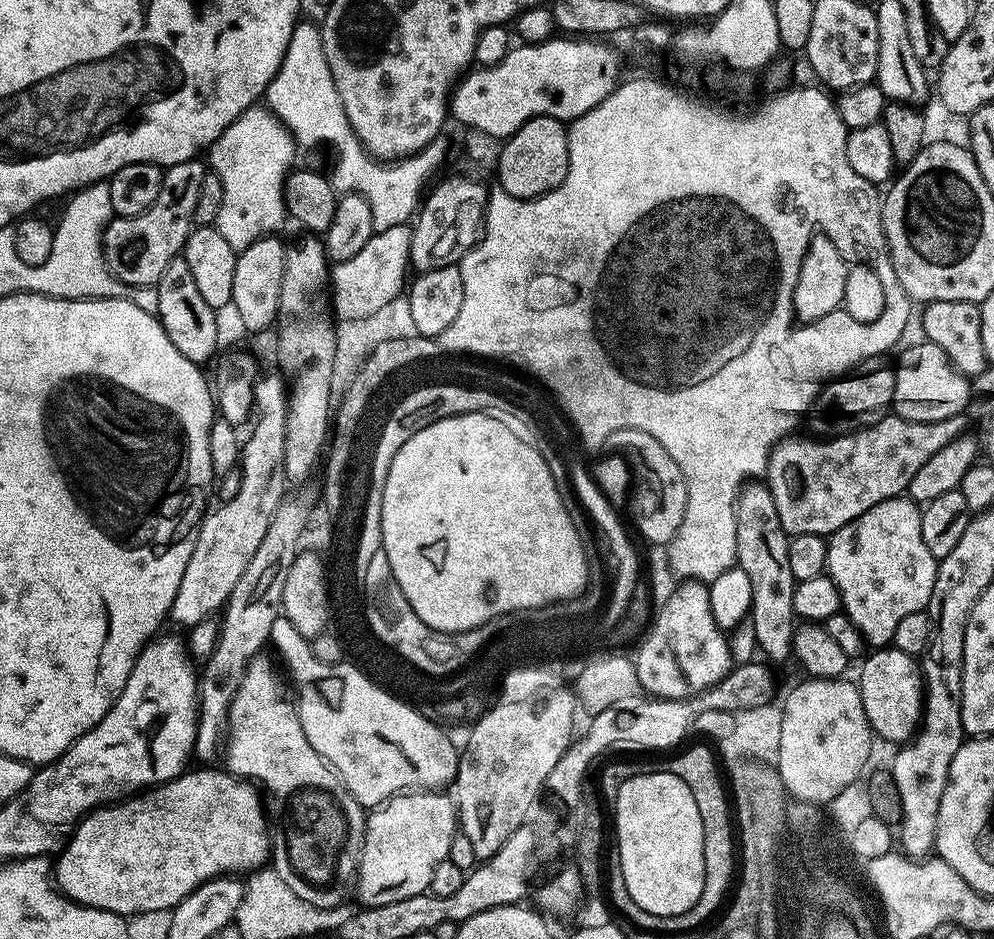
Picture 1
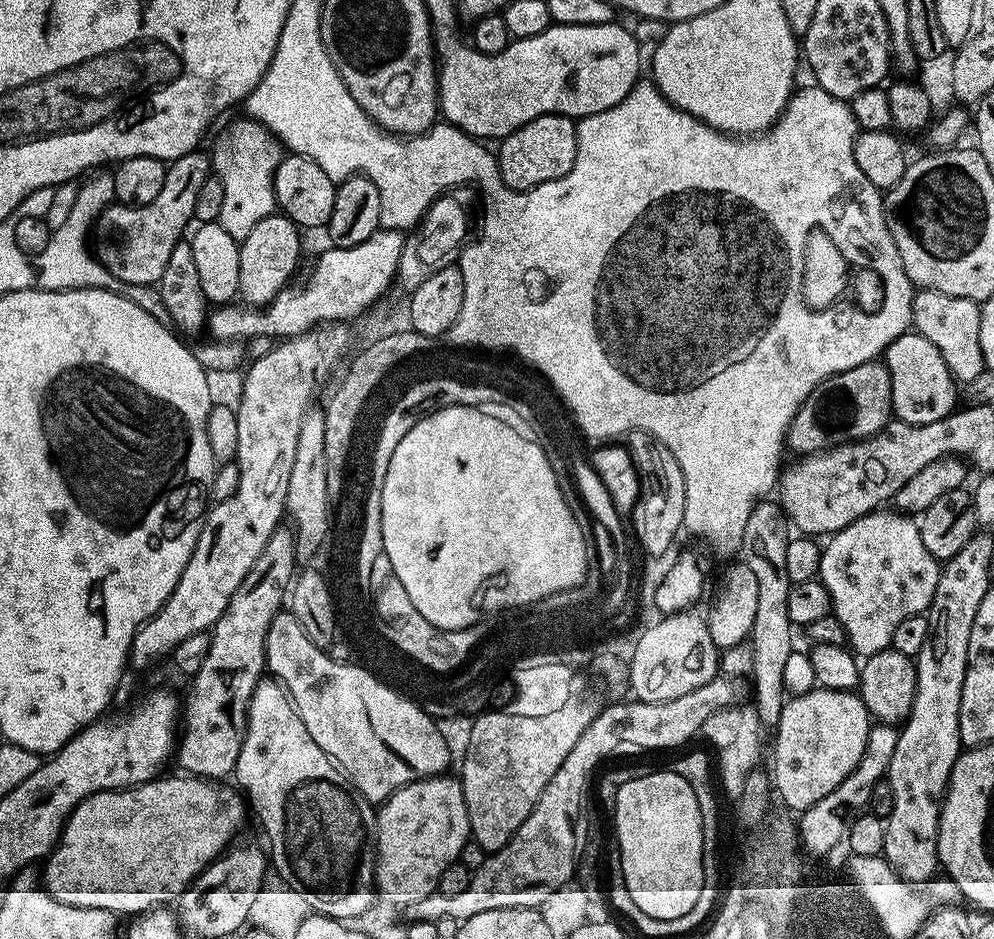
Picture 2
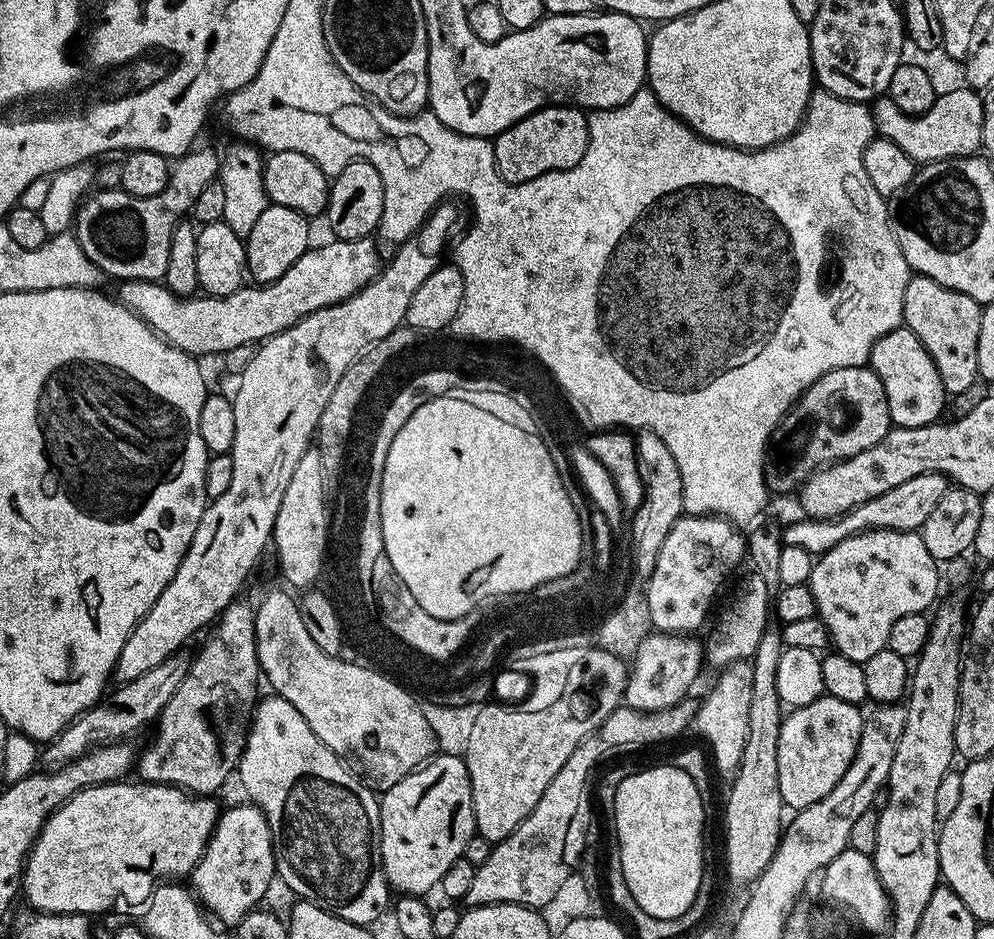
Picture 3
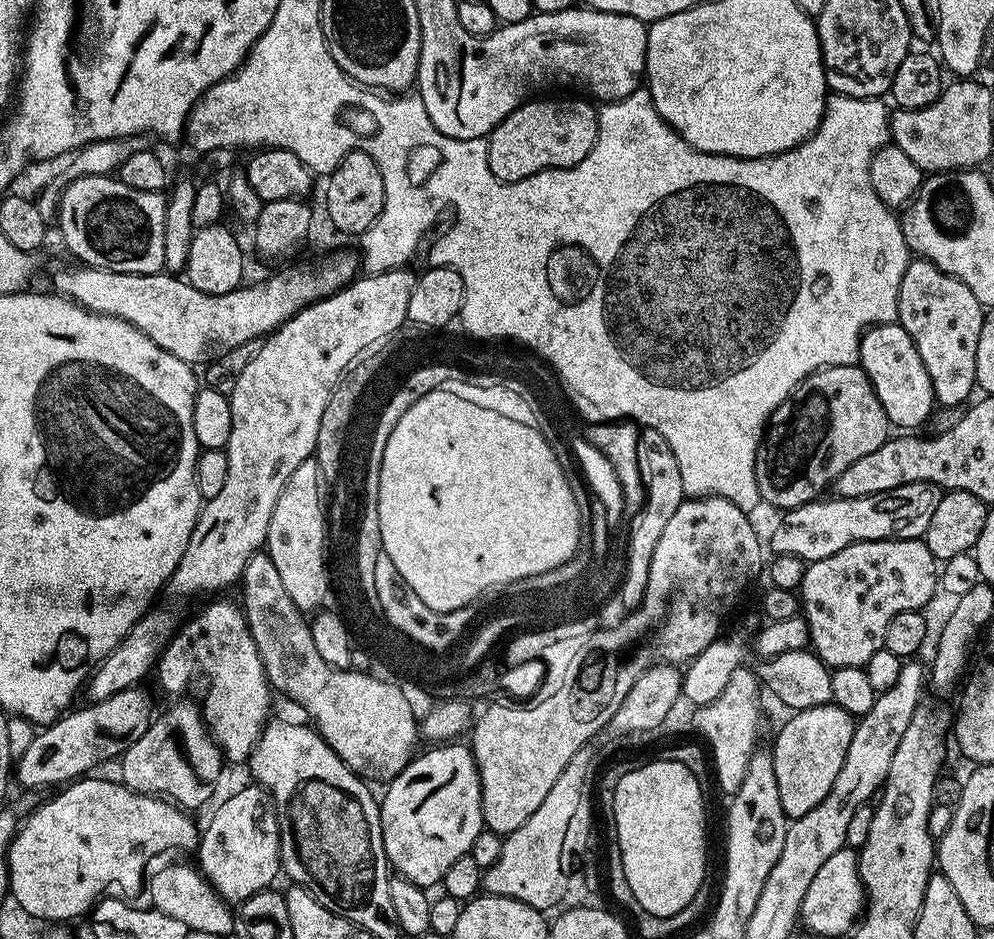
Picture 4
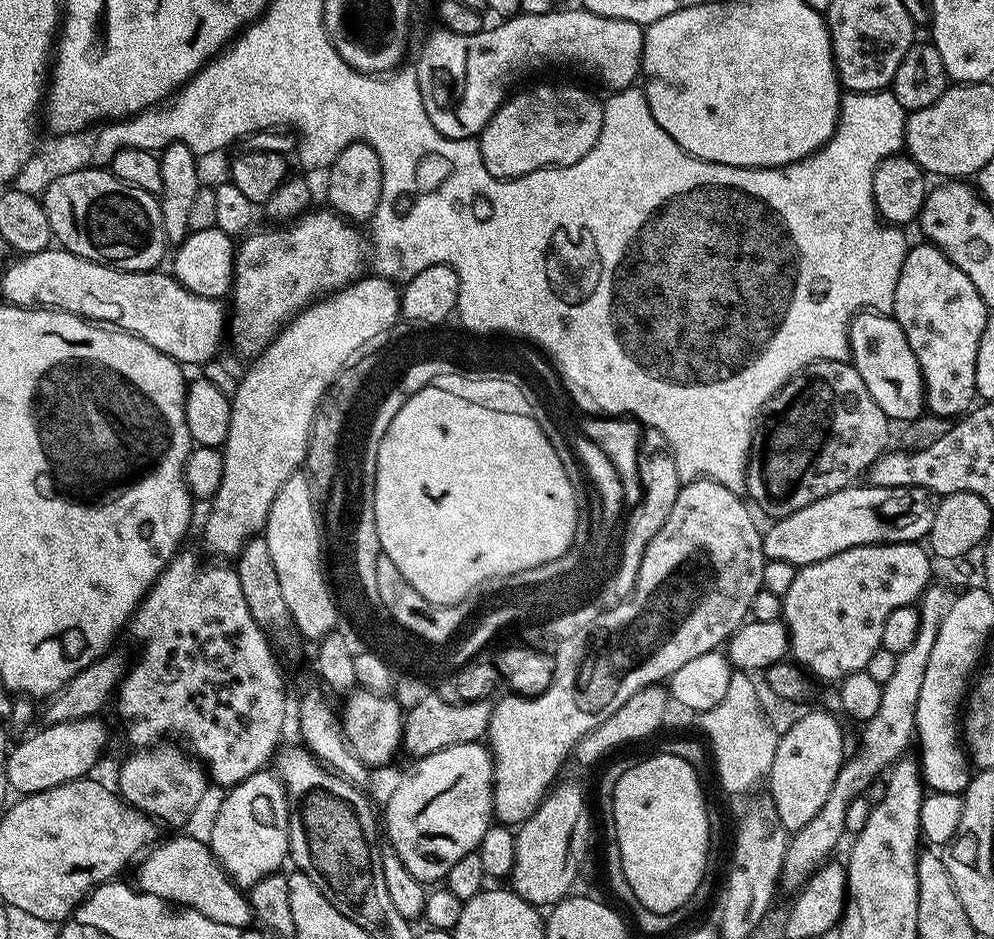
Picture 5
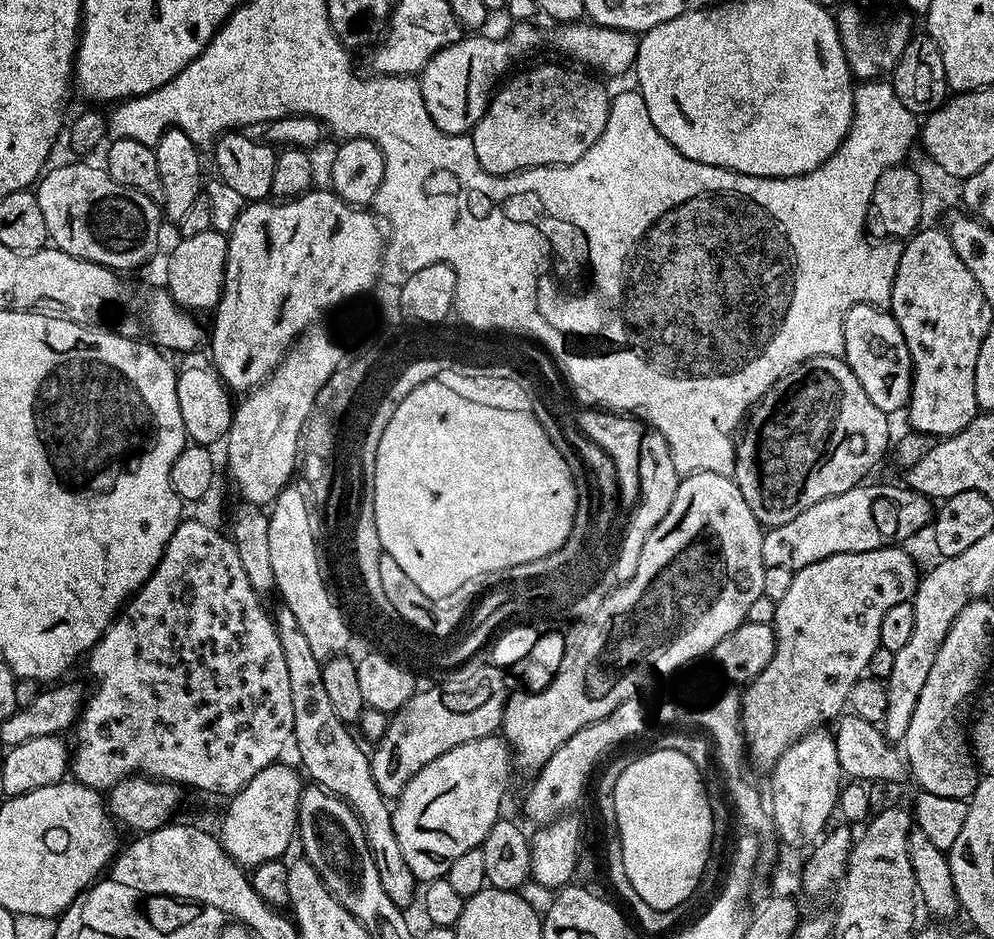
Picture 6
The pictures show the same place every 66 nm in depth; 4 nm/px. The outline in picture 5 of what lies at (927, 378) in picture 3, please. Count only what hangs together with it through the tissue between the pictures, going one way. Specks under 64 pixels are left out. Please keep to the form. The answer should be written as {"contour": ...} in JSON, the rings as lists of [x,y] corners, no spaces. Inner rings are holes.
{"contour":[[[875,310],[857,312],[848,325],[848,346],[852,367],[862,374],[862,382],[866,382],[870,398],[878,402],[889,421],[909,422],[922,415],[926,408],[924,379],[918,358],[914,358],[914,350],[910,350],[910,342],[906,342],[906,334],[902,334],[902,326],[898,326],[895,318]]]}

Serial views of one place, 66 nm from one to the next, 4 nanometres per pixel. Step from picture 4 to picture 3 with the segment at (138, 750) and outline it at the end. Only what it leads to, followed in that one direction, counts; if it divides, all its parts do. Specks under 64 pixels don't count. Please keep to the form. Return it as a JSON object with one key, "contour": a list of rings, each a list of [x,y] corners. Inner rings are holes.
{"contour":[[[244,598],[237,599],[218,617],[214,624],[214,629],[215,628],[216,633],[205,642],[204,649],[198,654],[195,653],[186,678],[182,678],[182,686],[178,686],[178,690],[174,690],[174,698],[170,698],[170,702],[166,702],[166,706],[162,710],[159,720],[157,720],[154,725],[156,737],[153,738],[152,745],[150,745],[141,756],[139,753],[138,772],[140,768],[139,779],[141,781],[150,784],[173,784],[175,788],[182,788],[185,792],[191,792],[198,796],[208,796],[209,794],[219,793],[222,782],[229,777],[231,771],[238,768],[240,756],[244,753],[246,729],[249,727],[250,717],[254,711],[254,701],[257,699],[256,683],[261,683],[262,680],[260,663],[258,662],[258,654],[256,653],[256,614],[253,605],[251,603],[248,605],[247,602],[244,601]]]}

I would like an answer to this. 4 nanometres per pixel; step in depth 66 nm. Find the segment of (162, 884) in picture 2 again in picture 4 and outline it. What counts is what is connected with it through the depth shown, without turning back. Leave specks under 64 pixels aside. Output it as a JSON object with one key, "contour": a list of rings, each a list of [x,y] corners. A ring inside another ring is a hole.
{"contour":[[[81,778],[73,780],[67,786],[61,787],[57,796],[52,796],[45,802],[41,808],[36,808],[28,816],[28,821],[21,823],[16,830],[16,836],[12,840],[12,845],[8,847],[8,886],[10,894],[18,901],[23,908],[27,909],[29,914],[41,922],[68,922],[64,920],[75,921],[77,918],[87,917],[92,911],[94,905],[105,895],[107,888],[112,888],[117,884],[124,892],[136,892],[140,888],[140,883],[145,883],[146,872],[144,876],[144,867],[151,862],[155,856],[160,856],[163,852],[188,852],[190,853],[197,847],[201,840],[201,829],[196,829],[196,824],[191,820],[189,813],[183,808],[176,807],[170,800],[158,796],[147,796],[138,794],[130,790],[122,782],[112,780],[92,780],[93,778]]]}

